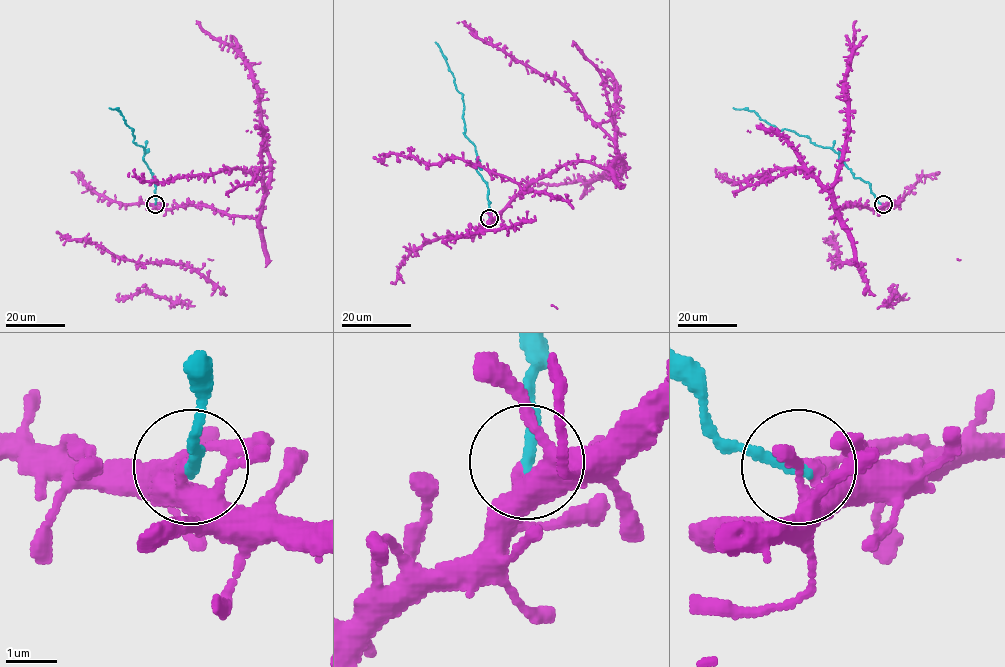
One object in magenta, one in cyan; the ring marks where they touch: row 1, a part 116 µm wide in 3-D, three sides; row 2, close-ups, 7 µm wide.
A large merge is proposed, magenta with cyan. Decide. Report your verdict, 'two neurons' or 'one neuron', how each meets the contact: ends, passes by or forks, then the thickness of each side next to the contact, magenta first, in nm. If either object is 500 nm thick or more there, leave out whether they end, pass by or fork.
two neurons; magenta passes by; cyan ends there; 280 nm thick on the magenta side, 240 nm on the other

